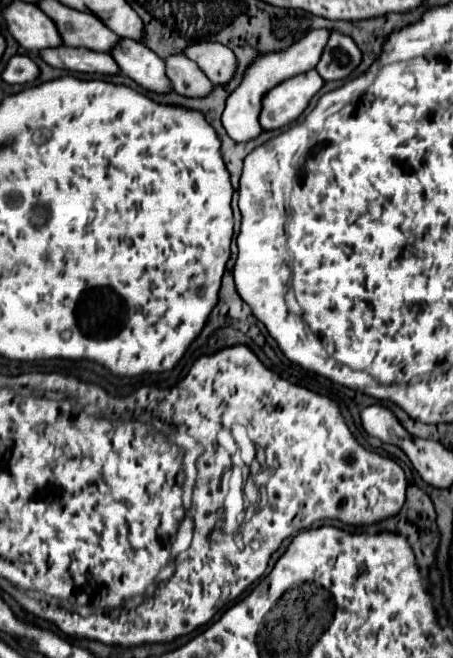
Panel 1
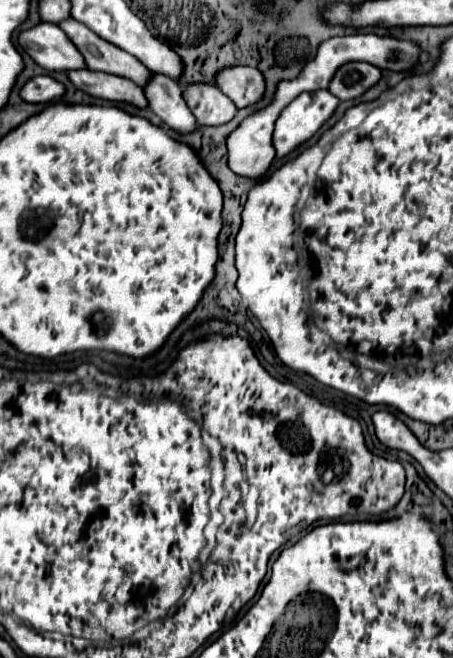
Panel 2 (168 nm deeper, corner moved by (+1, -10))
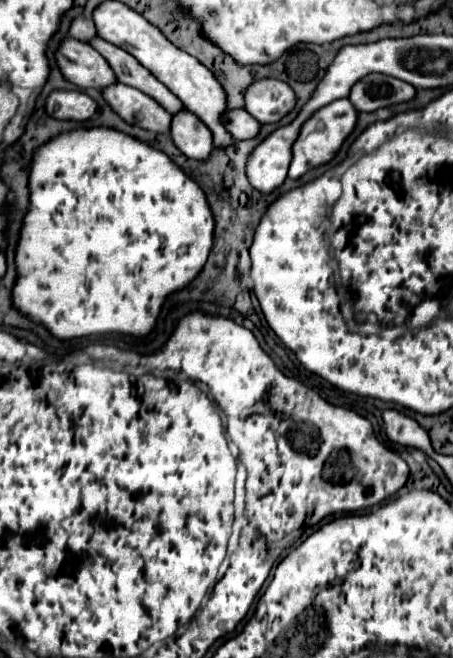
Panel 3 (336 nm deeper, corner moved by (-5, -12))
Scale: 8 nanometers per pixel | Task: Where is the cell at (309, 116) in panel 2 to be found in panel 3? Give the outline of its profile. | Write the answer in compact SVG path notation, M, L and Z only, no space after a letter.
M336 100L332 102L330 106L324 106L320 108L300 130L300 136L294 144L294 158L292 158L292 164L290 164L290 178L292 180L298 180L302 178L308 170L314 170L318 166L324 166L328 164L330 160L336 158L338 150L342 148L344 140L352 134L354 126L356 126L356 120L358 120L358 112L356 108L350 104L350 100Z

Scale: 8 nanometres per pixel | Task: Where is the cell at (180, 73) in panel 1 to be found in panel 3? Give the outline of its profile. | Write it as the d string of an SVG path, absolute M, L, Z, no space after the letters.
M228 110L224 116L224 126L234 140L256 138L260 132L260 122L254 120L246 110Z

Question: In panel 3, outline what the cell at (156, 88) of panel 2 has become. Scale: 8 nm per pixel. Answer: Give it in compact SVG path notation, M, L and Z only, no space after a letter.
M188 110L178 112L172 118L172 140L176 148L186 156L194 160L208 160L212 154L212 134L194 114Z

